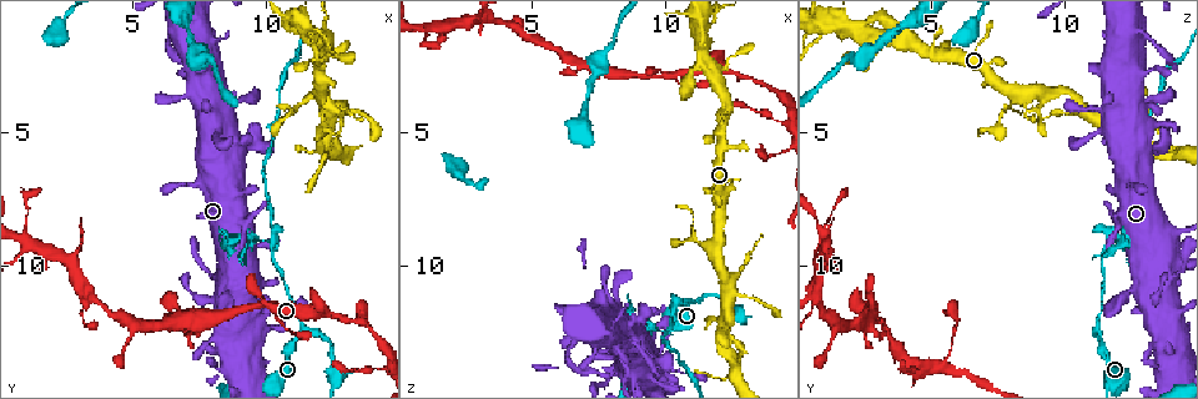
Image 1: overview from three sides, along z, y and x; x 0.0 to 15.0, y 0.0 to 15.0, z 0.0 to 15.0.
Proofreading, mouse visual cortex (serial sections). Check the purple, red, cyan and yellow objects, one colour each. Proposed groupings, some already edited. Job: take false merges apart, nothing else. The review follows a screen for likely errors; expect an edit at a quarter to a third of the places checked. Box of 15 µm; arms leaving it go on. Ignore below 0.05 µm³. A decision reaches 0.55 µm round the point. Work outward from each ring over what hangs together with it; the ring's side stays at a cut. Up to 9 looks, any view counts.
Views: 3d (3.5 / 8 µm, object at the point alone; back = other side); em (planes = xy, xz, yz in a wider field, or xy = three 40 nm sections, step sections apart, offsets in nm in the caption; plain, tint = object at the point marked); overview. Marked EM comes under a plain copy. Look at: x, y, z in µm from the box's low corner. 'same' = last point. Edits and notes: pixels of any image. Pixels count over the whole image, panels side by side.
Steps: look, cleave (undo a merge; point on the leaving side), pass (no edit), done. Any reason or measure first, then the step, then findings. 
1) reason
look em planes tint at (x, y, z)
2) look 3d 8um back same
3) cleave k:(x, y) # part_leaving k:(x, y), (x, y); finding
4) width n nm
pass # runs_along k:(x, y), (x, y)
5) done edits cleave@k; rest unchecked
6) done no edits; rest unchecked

abrupt turn
look em xy step 3 tint at (11.4, 12.3, 11.2)

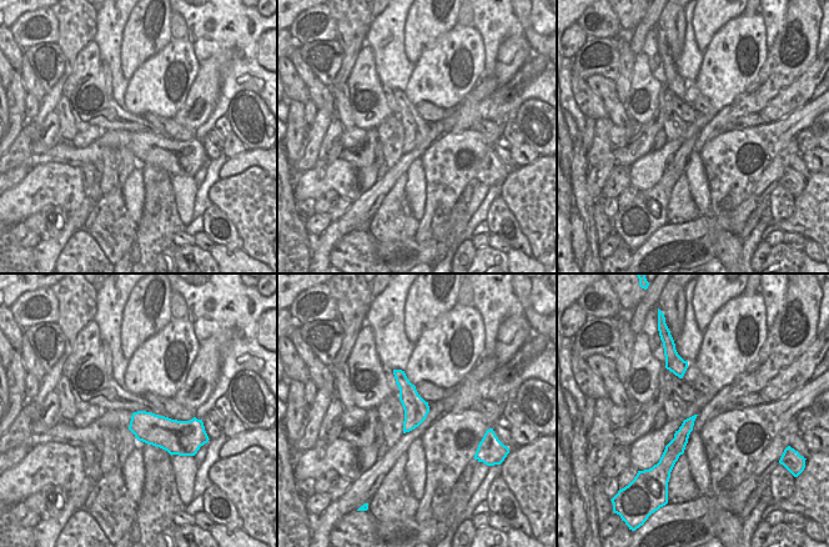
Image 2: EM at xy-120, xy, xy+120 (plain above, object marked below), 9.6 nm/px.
look 3d 3.5um same

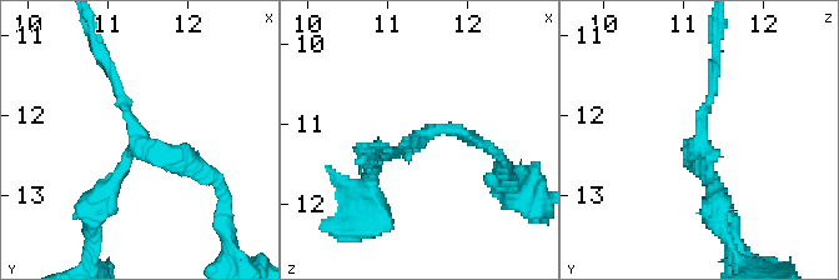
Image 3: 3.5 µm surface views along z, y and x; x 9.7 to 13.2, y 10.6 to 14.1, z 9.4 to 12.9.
arms 3
pass # runs_along 3:(94, 210), (135, 144), (109, 68); all the same cell

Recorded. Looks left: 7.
sharp bend
look em xy step 2 tint at (10.4, 9.0, 11.7)

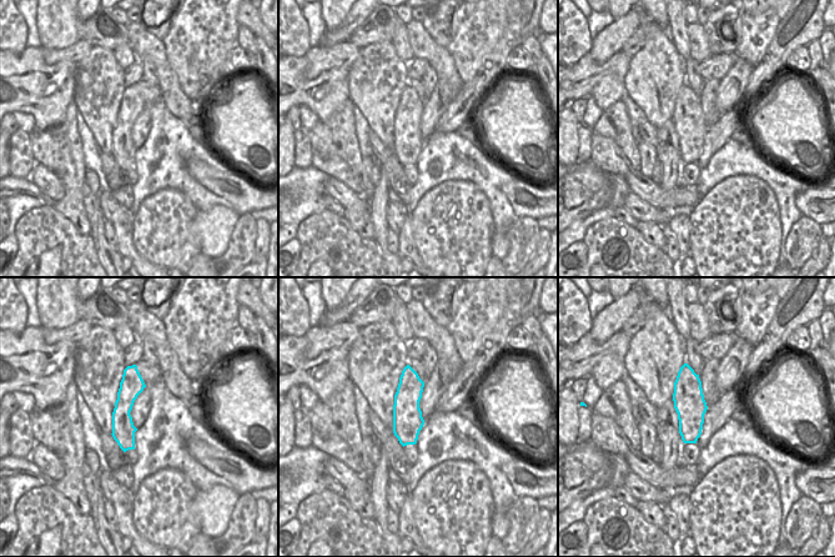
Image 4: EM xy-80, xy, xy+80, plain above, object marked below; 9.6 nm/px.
wider look
look 3d 3.5um same

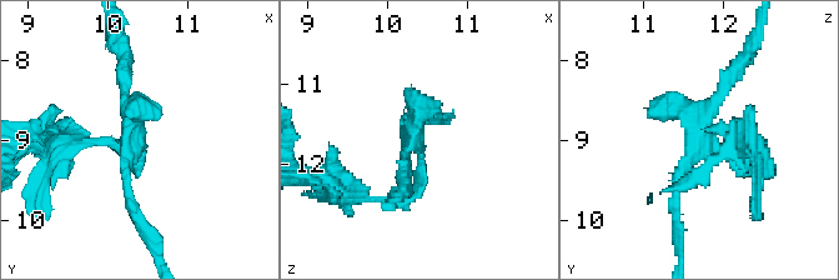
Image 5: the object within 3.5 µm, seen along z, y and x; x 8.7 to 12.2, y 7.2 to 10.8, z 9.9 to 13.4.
pass # runs_along 4:(134, 369), (124, 404), (125, 447); one cell here

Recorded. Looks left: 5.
thick turns thin
look 3d 3.5um at (12.0, 2.3, 2.7)

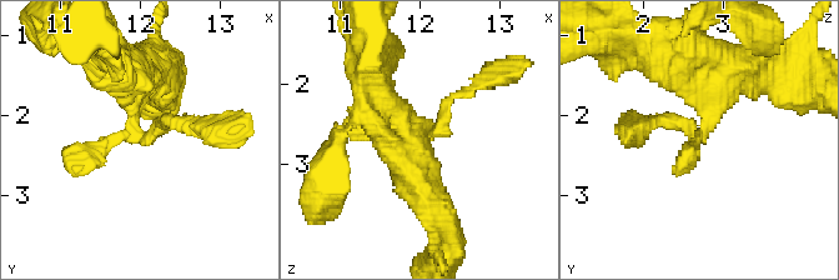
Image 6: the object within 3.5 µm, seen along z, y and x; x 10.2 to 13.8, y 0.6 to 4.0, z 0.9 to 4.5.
now the EM
look em xy step 1 tint at (12.10, 2.30, 2.70)

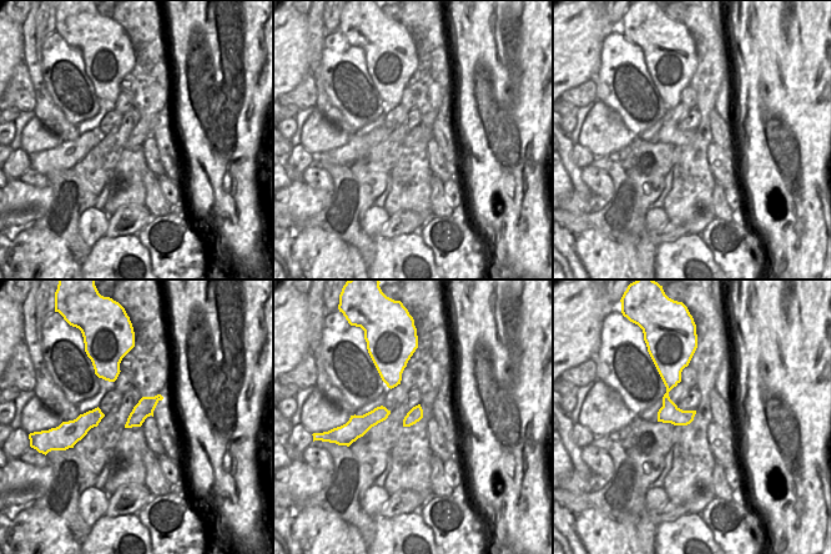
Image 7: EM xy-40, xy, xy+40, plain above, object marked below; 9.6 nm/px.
pass # runs_along 7:(673, 369), (666, 403), (684, 422); one cell here

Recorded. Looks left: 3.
look 3d 3.5um back at (9.7, 11.1, 2.7)

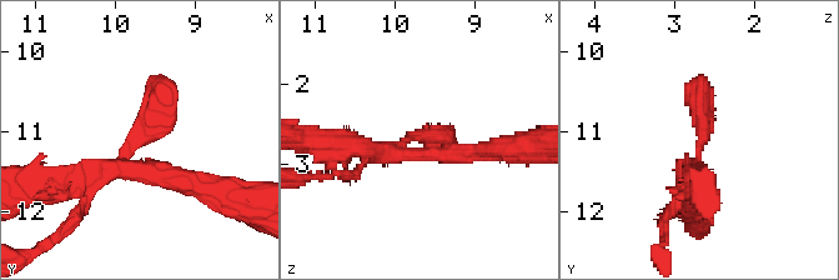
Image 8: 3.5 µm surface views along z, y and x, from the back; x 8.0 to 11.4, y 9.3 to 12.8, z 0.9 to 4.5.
pass # runs_along 8:(69, 183), (119, 168), (161, 114), (154, 79); one cell here

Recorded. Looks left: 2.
done no edits; rest unchecked

